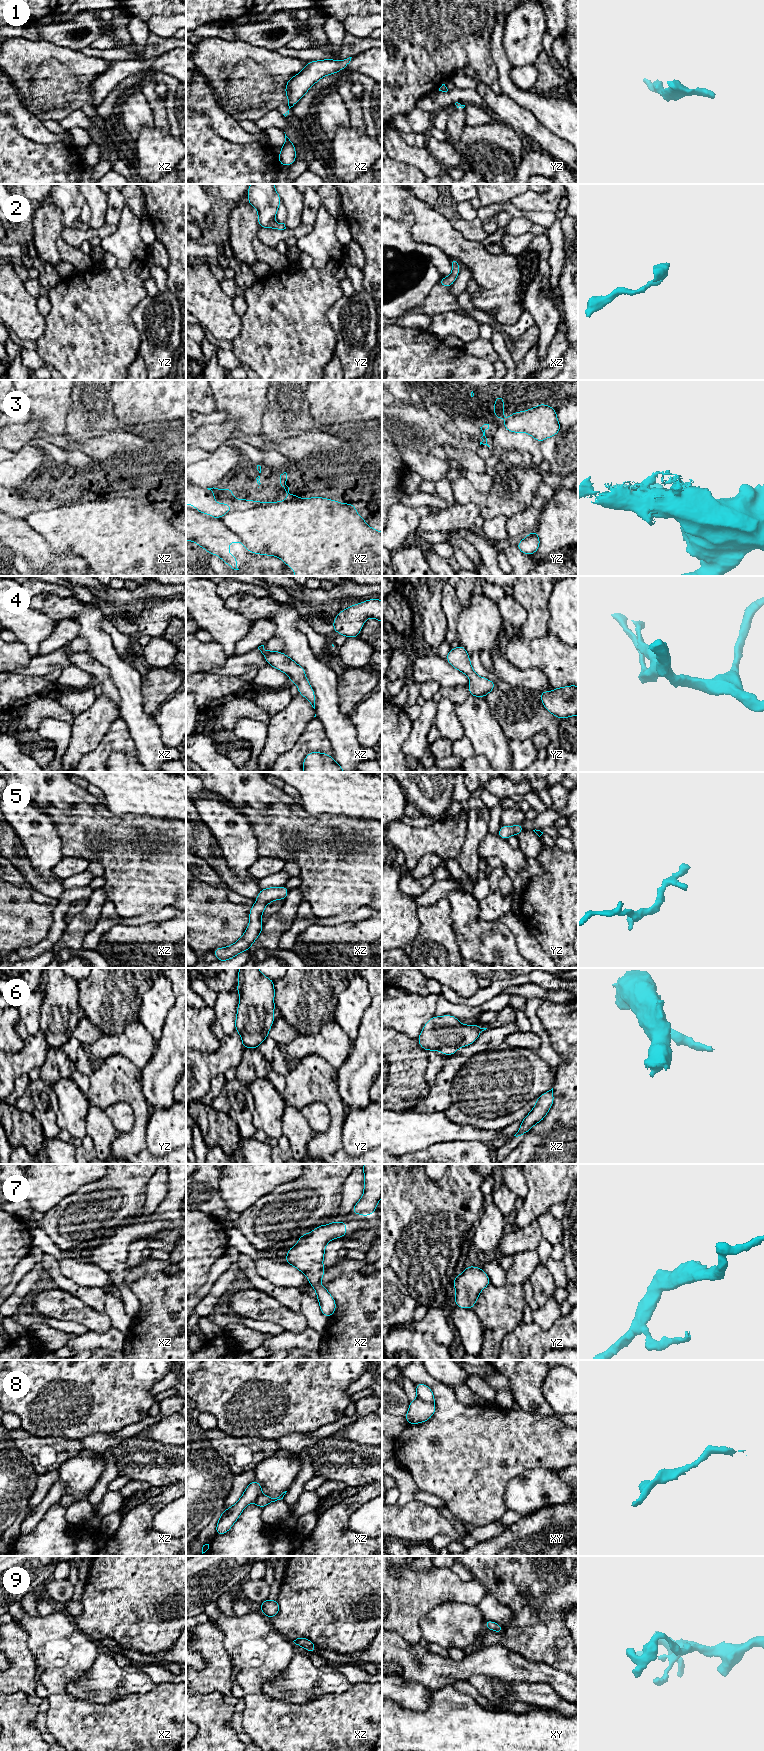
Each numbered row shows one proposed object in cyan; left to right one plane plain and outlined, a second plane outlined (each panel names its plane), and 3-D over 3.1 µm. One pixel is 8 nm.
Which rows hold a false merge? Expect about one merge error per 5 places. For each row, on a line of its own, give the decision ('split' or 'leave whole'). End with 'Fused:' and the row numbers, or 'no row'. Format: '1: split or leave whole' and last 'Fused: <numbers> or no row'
1: leave whole
2: leave whole
3: leave whole
4: leave whole
5: leave whole
6: leave whole
7: leave whole
8: split
9: leave whole
Fused: 8

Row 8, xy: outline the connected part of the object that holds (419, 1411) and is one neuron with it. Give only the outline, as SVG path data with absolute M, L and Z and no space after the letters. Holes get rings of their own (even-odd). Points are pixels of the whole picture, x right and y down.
M420 1399L410 1401L408 1412L405 1416L408 1424L423 1423L430 1419L435 1413L434 1403L424 1402Z

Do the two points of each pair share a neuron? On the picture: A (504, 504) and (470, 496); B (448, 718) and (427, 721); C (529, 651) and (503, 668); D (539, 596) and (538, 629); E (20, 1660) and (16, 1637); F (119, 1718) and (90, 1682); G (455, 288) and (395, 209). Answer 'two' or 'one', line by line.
A: one
B: two
C: two
D: one
E: one
F: two
G: two

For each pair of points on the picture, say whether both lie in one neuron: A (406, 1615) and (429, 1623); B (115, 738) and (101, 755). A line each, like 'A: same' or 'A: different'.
A: different
B: same

